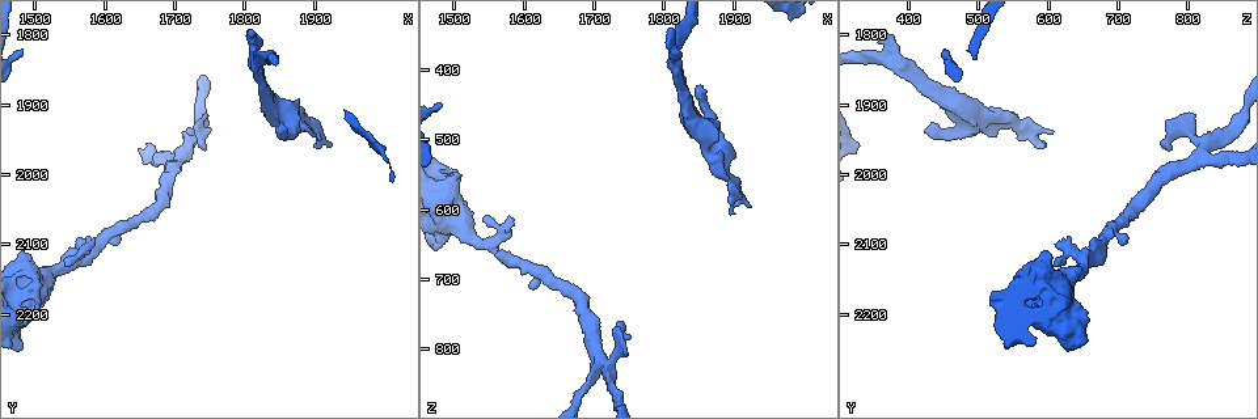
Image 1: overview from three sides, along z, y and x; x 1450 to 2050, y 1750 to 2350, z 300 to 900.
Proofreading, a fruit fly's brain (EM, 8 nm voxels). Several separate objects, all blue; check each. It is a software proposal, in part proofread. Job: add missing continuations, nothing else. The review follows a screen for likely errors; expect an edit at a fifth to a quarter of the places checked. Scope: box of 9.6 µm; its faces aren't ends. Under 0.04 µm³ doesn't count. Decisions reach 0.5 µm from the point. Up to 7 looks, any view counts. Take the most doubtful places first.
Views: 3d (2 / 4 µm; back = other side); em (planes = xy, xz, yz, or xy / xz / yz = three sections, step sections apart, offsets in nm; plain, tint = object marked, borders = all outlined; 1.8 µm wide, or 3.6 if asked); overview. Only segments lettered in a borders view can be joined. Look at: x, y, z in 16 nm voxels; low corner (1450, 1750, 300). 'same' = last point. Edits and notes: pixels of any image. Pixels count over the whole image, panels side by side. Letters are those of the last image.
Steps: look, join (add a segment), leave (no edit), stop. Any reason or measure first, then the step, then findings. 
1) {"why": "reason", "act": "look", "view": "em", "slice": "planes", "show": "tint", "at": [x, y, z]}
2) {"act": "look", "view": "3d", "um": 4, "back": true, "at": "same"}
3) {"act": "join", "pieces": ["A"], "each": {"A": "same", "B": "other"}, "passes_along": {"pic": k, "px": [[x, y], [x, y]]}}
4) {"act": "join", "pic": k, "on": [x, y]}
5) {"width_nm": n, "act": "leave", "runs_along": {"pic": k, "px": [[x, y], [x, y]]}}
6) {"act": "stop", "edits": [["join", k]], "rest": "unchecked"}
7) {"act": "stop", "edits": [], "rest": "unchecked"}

{"why": "an open end", "act": "look", "view": "em", "slice": "planes", "show": "borders", "at": [1855, 1940, 425]}

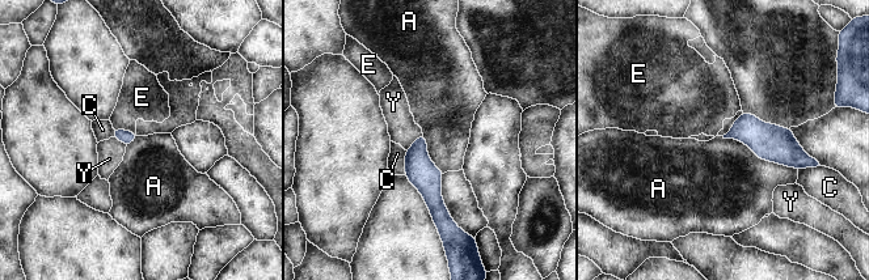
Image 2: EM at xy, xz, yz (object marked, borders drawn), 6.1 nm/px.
{"act": "leave", "each": {"A": "other", "C": "other", "E": "other", "Y": "other"}, "found": "no lettered segment goes on from it"}

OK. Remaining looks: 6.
{"act": "look", "view": "em", "um": 3.6, "slice": "planes", "show": "borders", "at": [1710, 1975, 810]}

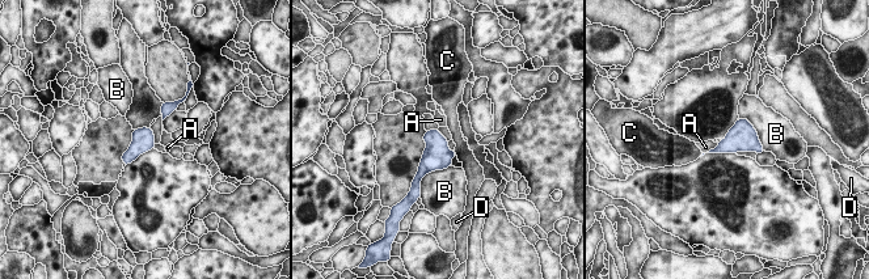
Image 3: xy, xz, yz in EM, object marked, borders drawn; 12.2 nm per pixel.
{"longest_contact_nm": ["B", 500], "act": "leave", "each": {"A": "other", "B": "other", "C": "other", "D": "other"}, "border": {"pic": 3, "px": [[718, 143], [708, 152]]}, "found": "no lettered segment goes on from it"}

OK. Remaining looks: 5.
{"why": "branch stops here", "act": "look", "view": "3d", "um": 4, "at": [1895, 1945, 605]}

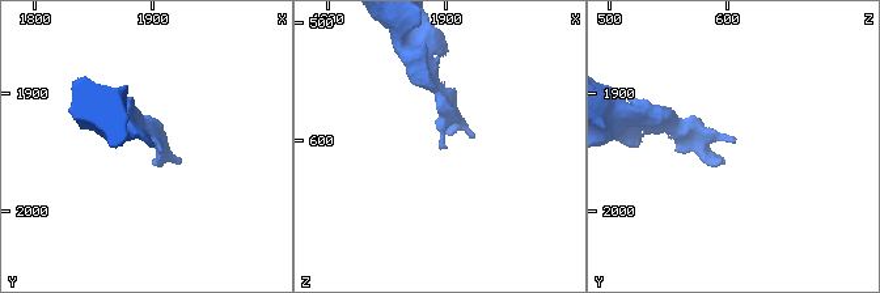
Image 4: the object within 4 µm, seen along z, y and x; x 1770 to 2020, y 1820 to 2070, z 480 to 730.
{"act": "look", "view": "em", "slice": "planes", "show": "borders", "at": [1896, 1940, 608]}

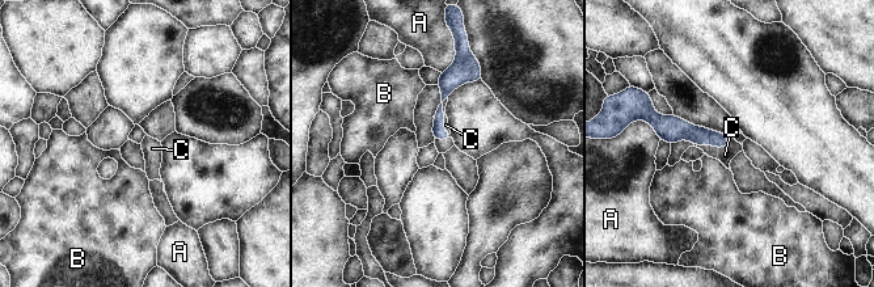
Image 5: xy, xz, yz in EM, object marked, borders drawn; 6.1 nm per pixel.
{"longest_contact_nm": ["C", 220], "act": "join", "pieces": ["C"], "each": {"A": "other", "B": "other", "C": "same"}, "found": "the neuron continues"}

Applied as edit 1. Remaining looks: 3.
{"act": "stop", "edits": [["join", 5]], "rest": "unchecked"}

